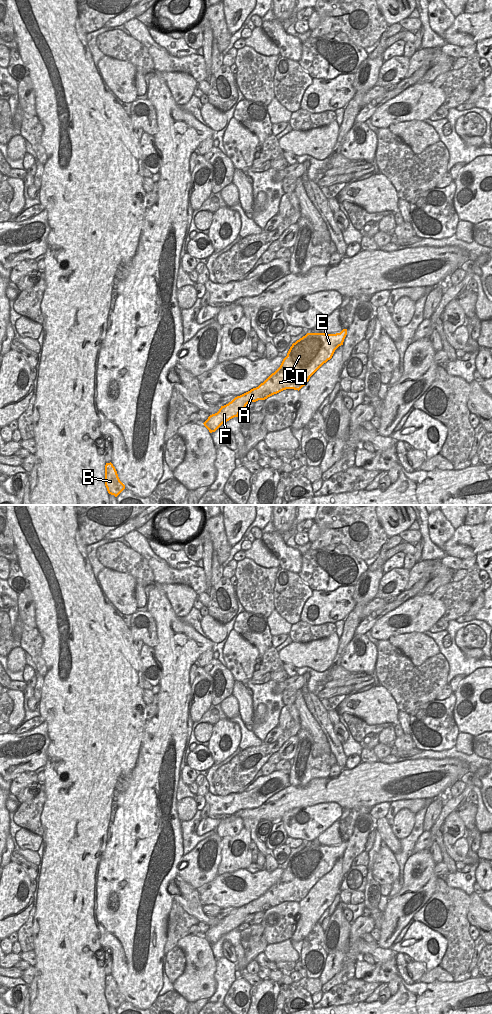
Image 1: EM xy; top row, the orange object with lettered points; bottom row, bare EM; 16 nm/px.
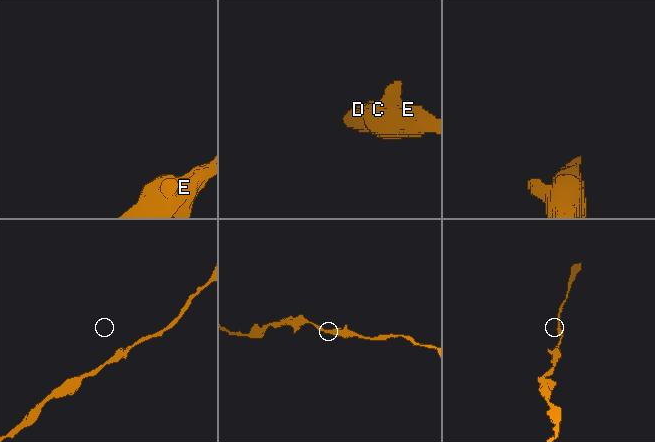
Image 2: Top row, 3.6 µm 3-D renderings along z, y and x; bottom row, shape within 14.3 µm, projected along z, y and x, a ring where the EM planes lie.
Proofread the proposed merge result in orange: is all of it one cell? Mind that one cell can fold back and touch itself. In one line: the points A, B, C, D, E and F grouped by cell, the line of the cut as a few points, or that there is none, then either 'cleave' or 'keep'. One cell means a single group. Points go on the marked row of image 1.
A B C D E F | no cut | keep

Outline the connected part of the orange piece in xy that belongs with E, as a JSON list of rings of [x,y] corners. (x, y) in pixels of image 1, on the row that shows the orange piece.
[[[343,329],[340,333],[307,333],[305,336],[297,340],[290,347],[287,356],[283,359],[280,367],[272,373],[263,383],[250,391],[235,397],[228,404],[221,406],[219,411],[212,414],[203,423],[210,433],[215,432],[223,423],[229,421],[244,411],[246,405],[250,402],[265,400],[268,397],[277,394],[286,389],[300,390],[309,381],[310,377],[328,360],[330,360],[335,350],[343,345],[347,335],[347,329]]]

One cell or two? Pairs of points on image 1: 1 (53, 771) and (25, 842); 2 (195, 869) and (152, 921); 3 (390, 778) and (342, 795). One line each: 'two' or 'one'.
1: two
2: two
3: one

